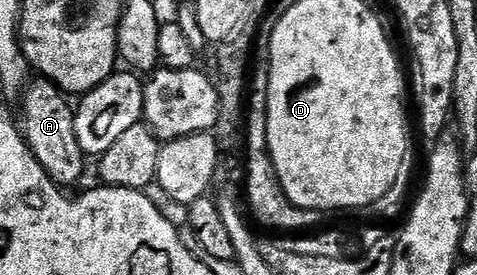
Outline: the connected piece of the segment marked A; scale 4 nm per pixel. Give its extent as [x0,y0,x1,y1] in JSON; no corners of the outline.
[22,77,86,188]

